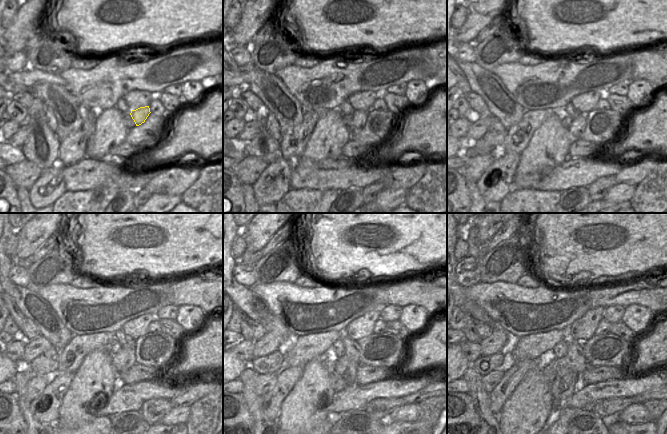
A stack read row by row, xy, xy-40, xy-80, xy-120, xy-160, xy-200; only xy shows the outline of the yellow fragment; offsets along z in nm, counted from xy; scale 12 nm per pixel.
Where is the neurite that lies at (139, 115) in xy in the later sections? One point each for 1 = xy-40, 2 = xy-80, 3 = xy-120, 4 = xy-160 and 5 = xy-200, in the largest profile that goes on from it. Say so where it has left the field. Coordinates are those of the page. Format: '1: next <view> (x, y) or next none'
1: next xy-40 (359, 117)
2: next xy-80 (577, 127)
3: next xy-120 (124, 359)
4: next xy-160 (345, 369)
5: next xy-200 (567, 377)

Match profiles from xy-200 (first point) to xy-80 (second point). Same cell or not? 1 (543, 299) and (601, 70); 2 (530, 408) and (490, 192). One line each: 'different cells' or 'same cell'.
1: same cell
2: different cells

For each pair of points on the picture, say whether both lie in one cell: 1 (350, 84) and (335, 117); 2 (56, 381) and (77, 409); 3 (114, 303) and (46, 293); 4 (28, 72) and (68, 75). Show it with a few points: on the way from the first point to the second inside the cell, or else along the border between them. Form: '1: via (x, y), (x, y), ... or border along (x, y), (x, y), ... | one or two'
1: border along (337, 109), (329, 109), (324, 113) | two
2: border along (74, 373), (74, 377), (62, 399), (57, 415) | two
3: via (97, 303), (69, 303), (63, 298) | one
4: border along (59, 74), (65, 80), (66, 85) | two

